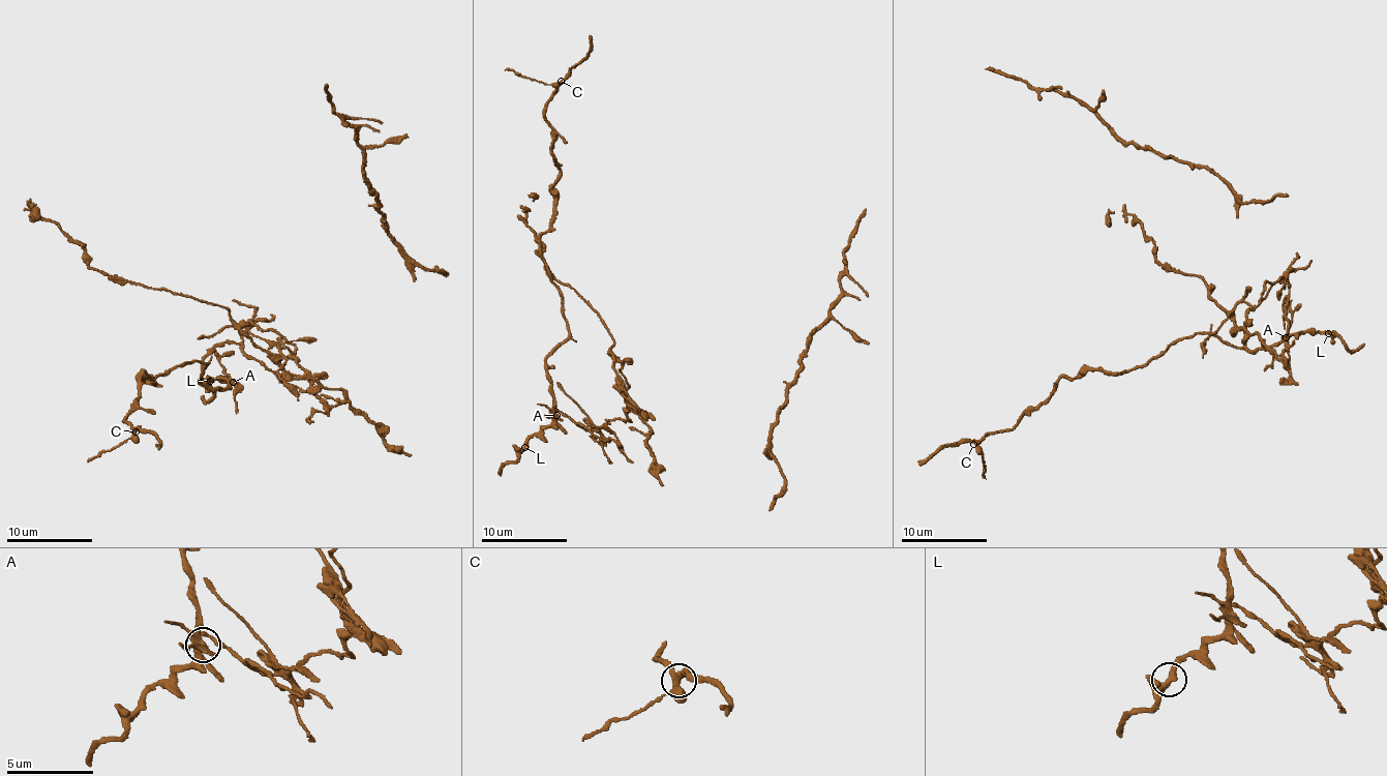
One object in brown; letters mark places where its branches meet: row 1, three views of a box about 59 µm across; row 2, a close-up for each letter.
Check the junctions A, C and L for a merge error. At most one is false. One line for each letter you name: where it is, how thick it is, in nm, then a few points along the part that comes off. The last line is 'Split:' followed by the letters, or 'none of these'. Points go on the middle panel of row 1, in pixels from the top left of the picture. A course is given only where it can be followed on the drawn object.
A: place (556, 415); calibre 320 nm; course (556, 416), (560, 410), (580, 427), (630, 422), (605, 323), (536, 254), (542, 251), (526, 224), (533, 196)
Split: A

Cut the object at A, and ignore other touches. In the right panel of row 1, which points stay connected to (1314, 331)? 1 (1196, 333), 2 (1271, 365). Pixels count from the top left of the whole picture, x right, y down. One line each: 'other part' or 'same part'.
1: same part
2: other part

